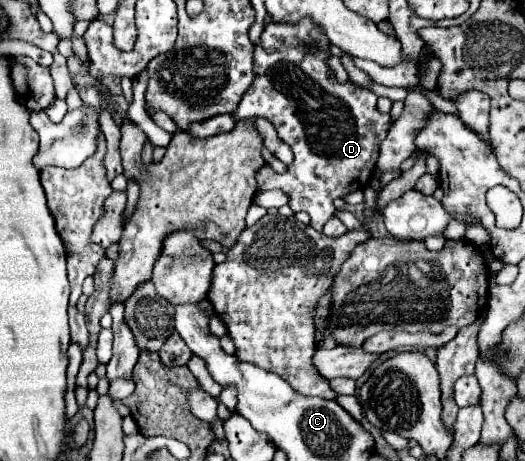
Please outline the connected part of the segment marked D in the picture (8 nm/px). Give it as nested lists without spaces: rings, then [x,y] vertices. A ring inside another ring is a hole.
[[[303,19],[297,25],[287,23],[269,23],[261,33],[259,43],[253,47],[253,69],[267,69],[267,73],[255,73],[249,89],[241,97],[241,103],[233,109],[233,119],[249,119],[249,117],[263,117],[271,121],[279,133],[279,137],[291,145],[295,159],[287,167],[285,173],[277,173],[265,165],[257,173],[259,191],[261,189],[283,189],[289,195],[289,207],[297,211],[307,211],[311,215],[311,227],[321,231],[323,225],[333,217],[335,207],[333,201],[337,197],[345,197],[357,189],[365,189],[367,181],[373,175],[373,167],[379,157],[379,145],[389,131],[389,115],[377,111],[377,95],[369,89],[357,87],[351,81],[339,83],[333,81],[331,67],[327,59],[331,57],[329,43],[319,37],[319,29],[313,25],[311,19]],[[309,47],[317,47],[315,53]]]

